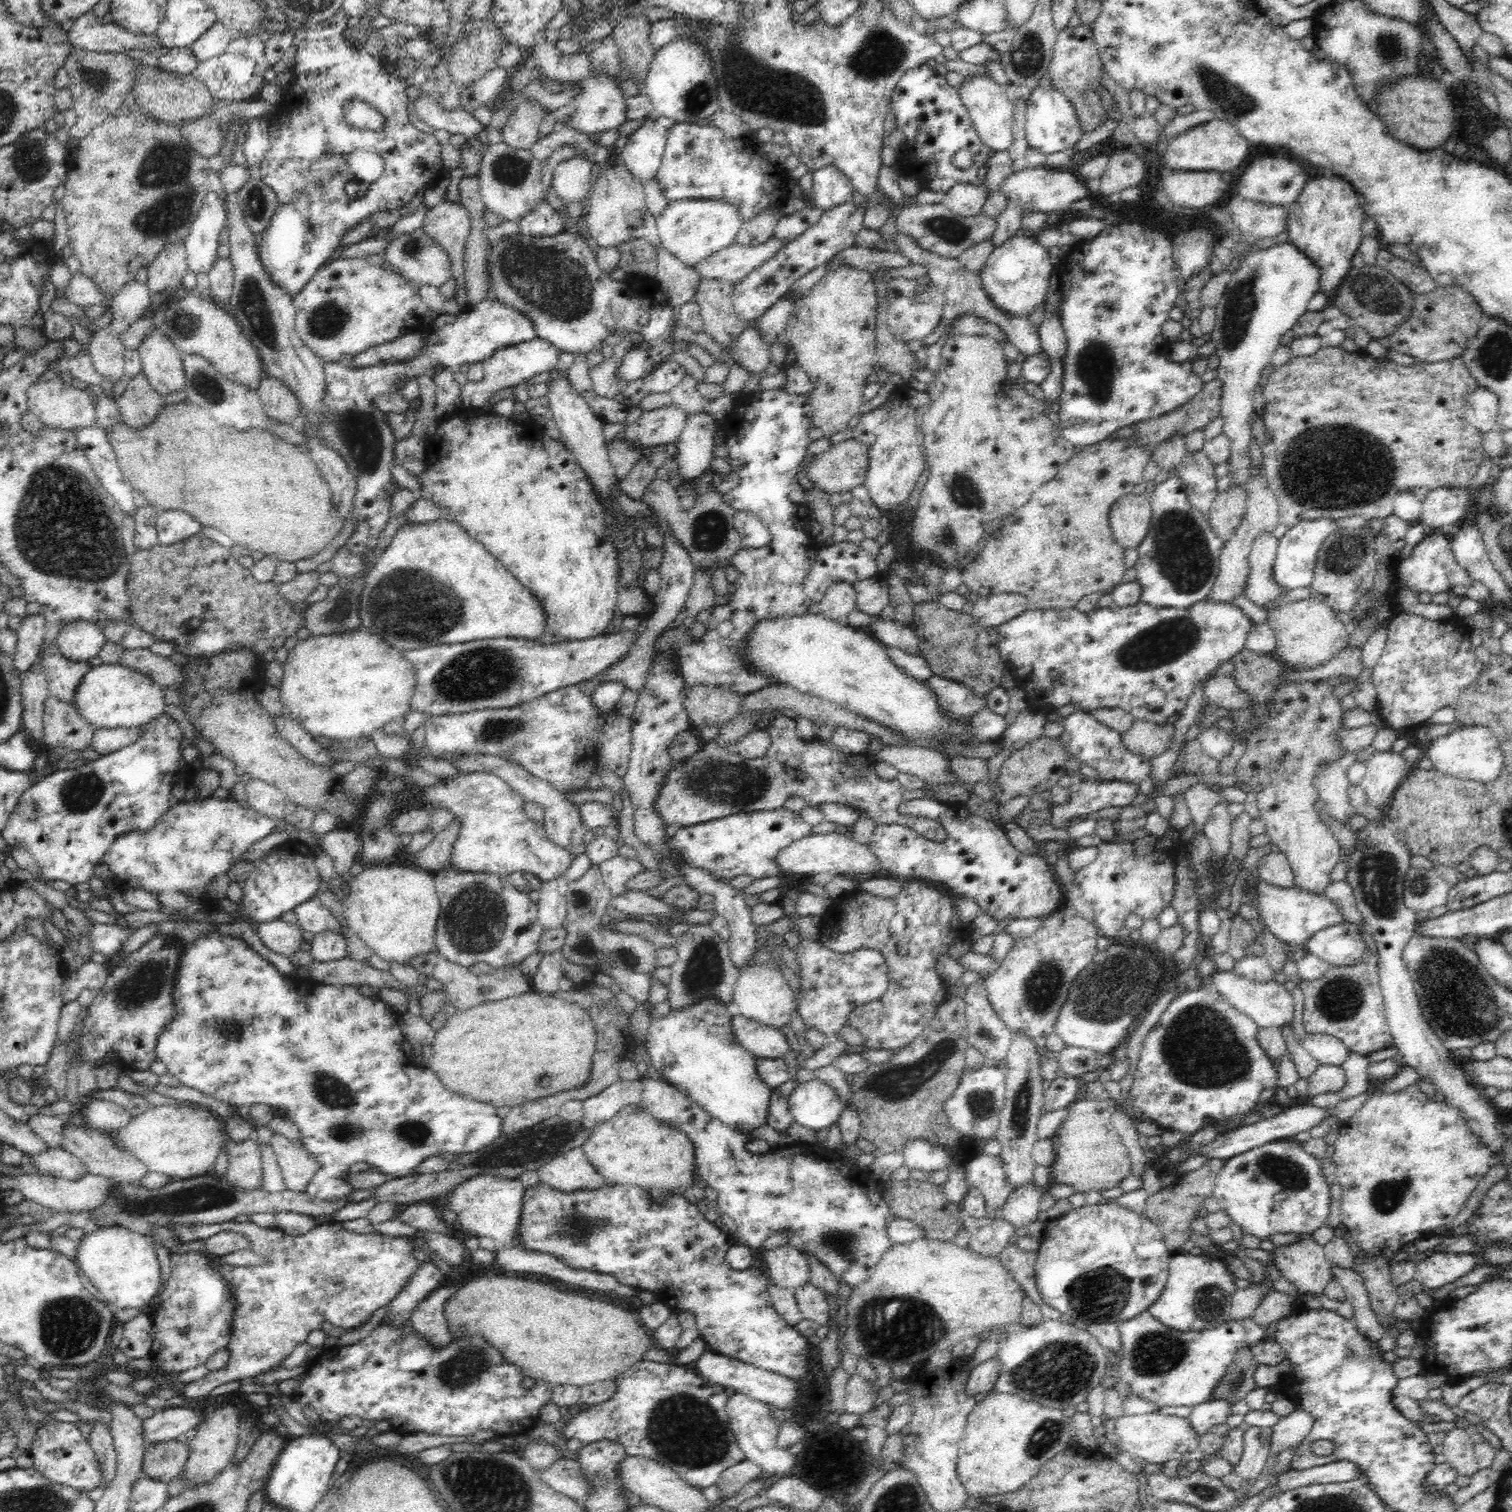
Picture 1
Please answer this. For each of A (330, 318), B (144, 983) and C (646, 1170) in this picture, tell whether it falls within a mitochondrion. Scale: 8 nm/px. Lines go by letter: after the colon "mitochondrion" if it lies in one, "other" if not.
A: mitochondrion
B: mitochondrion
C: other

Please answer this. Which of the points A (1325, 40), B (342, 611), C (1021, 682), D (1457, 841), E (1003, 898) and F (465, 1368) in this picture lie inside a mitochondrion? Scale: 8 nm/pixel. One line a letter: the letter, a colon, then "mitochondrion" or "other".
A: other
B: mitochondrion
C: other
D: other
E: other
F: mitochondrion

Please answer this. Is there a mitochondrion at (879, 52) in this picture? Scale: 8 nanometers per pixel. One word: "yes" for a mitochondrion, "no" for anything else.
yes

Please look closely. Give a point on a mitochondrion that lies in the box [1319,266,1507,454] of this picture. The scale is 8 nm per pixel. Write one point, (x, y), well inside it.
(1371, 291)

